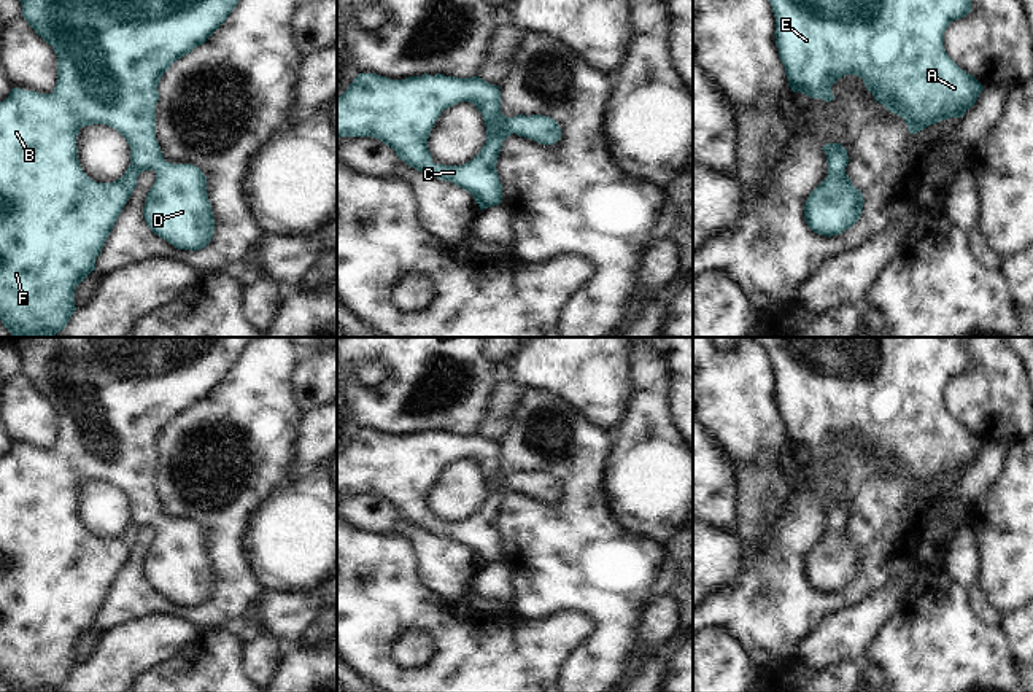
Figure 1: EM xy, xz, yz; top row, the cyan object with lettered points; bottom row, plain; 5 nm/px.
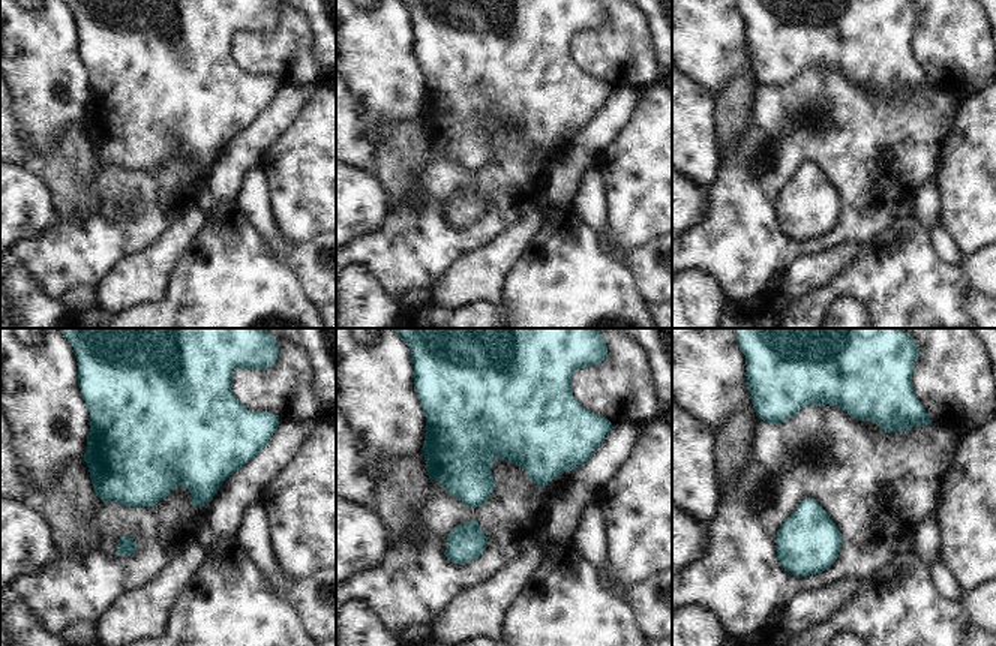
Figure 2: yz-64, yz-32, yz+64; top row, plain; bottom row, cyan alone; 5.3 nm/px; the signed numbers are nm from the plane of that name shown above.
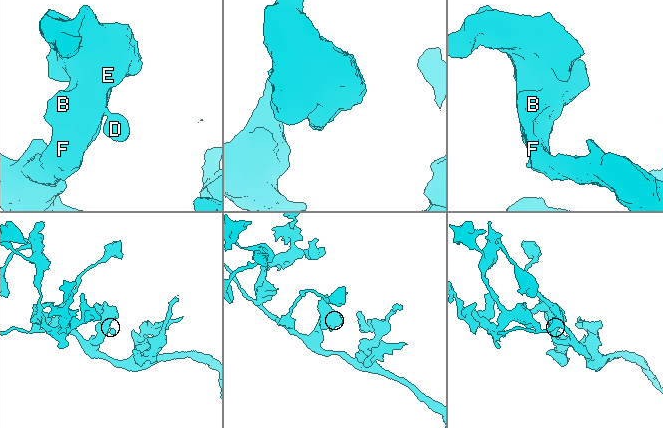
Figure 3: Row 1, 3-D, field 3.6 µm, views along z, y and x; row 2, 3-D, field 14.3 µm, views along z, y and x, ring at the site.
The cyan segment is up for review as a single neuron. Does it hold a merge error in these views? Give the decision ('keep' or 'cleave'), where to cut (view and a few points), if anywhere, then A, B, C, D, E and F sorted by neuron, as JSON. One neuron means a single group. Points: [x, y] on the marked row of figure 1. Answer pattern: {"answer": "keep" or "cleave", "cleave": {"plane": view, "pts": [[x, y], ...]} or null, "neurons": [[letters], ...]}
{"answer": "keep", "cleave": null, "neurons": [["A", "B", "C", "D", "E", "F"]]}

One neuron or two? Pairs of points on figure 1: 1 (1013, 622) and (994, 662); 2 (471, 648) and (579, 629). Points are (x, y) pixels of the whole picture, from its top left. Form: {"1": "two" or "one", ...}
{"1": "two", "2": "one"}

